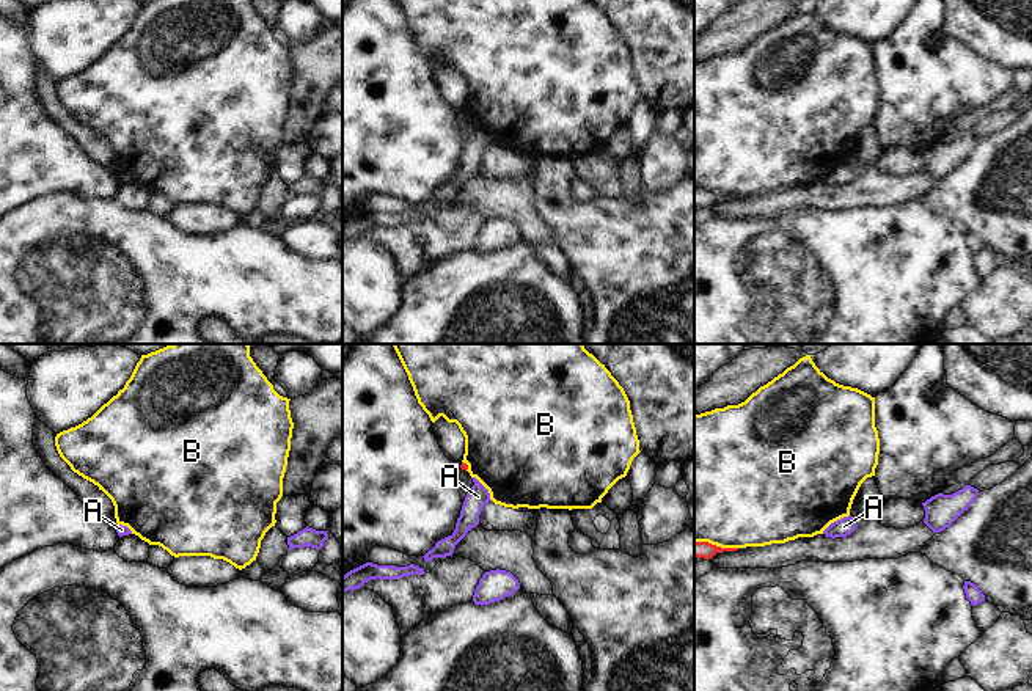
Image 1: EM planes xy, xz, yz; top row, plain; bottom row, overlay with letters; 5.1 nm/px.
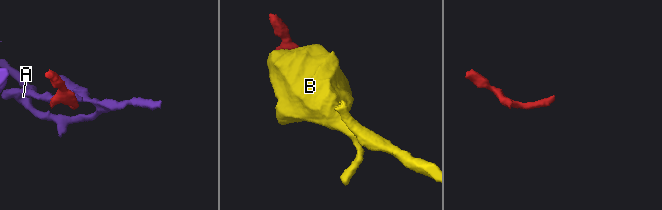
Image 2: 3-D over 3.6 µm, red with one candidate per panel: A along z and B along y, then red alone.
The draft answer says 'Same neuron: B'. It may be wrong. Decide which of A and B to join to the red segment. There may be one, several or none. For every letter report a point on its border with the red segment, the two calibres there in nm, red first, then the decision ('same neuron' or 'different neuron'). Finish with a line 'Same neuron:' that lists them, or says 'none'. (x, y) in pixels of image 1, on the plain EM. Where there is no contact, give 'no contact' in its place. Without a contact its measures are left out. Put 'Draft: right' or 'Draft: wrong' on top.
Draft: wrong
A: contact xy (115, 175); calibres 20 and 50 nm; different neuron
B: contact yz (715, 193); calibres 90 and 500 nm; different neuron
Same neuron: none

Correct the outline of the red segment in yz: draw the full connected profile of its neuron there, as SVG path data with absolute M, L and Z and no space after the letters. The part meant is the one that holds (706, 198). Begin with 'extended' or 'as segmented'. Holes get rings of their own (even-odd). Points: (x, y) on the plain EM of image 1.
as segmented | M694 190L694 204L704 207L712 207L716 201L721 199L737 199L737 198L738 196L721 196L708 190Z

